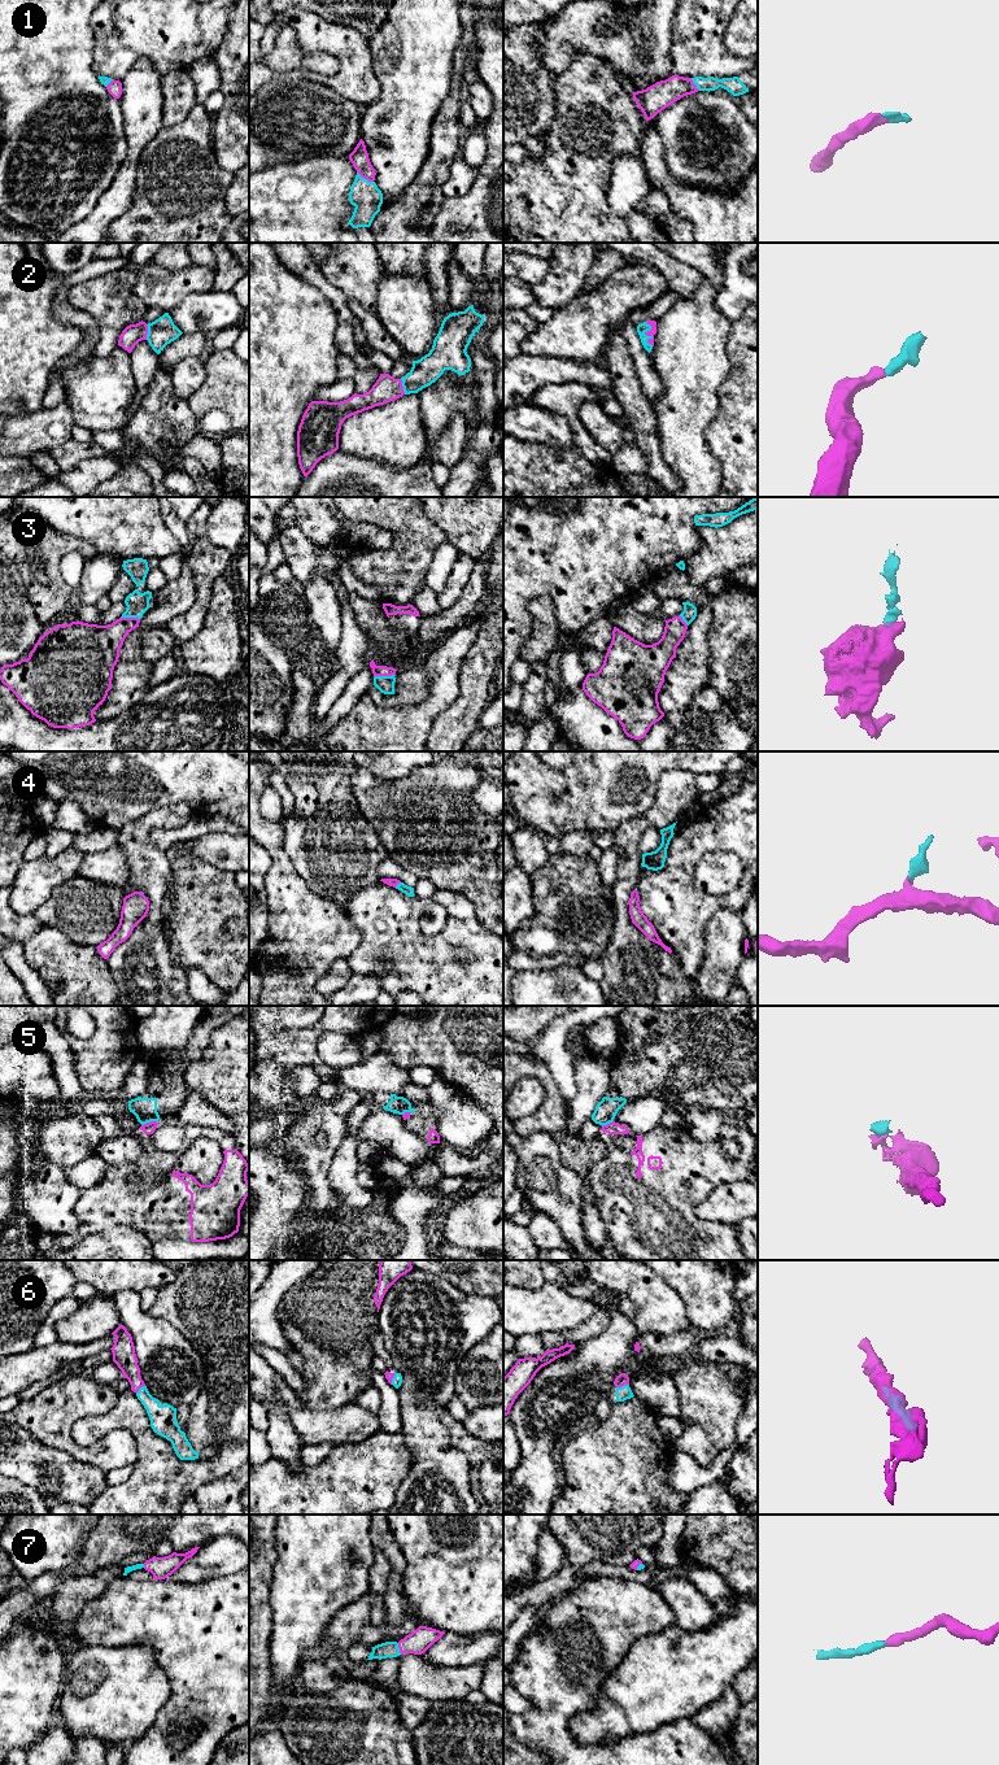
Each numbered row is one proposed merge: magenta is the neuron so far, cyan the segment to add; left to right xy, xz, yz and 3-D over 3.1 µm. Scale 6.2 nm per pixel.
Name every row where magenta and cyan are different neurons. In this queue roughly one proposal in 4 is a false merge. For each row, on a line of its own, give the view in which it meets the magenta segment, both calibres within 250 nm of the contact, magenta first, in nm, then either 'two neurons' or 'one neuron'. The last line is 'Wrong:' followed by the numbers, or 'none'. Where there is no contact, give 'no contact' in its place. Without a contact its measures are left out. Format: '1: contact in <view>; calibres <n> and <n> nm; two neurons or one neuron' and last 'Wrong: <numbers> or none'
1: contact in xz; calibres 110 and 190 nm; one neuron
2: contact in yz; calibres 50 and 70 nm; one neuron
3: contact in xz; calibres 60 and 110 nm; one neuron
4: contact in xz; calibres 50 and 60 nm; one neuron
5: contact in xy; calibres 70 and 140 nm; two neurons
6: contact in yz; calibres 70 and 90 nm; one neuron
7: contact in xz; calibres 150 and 100 nm; one neuron
Wrong: 5

